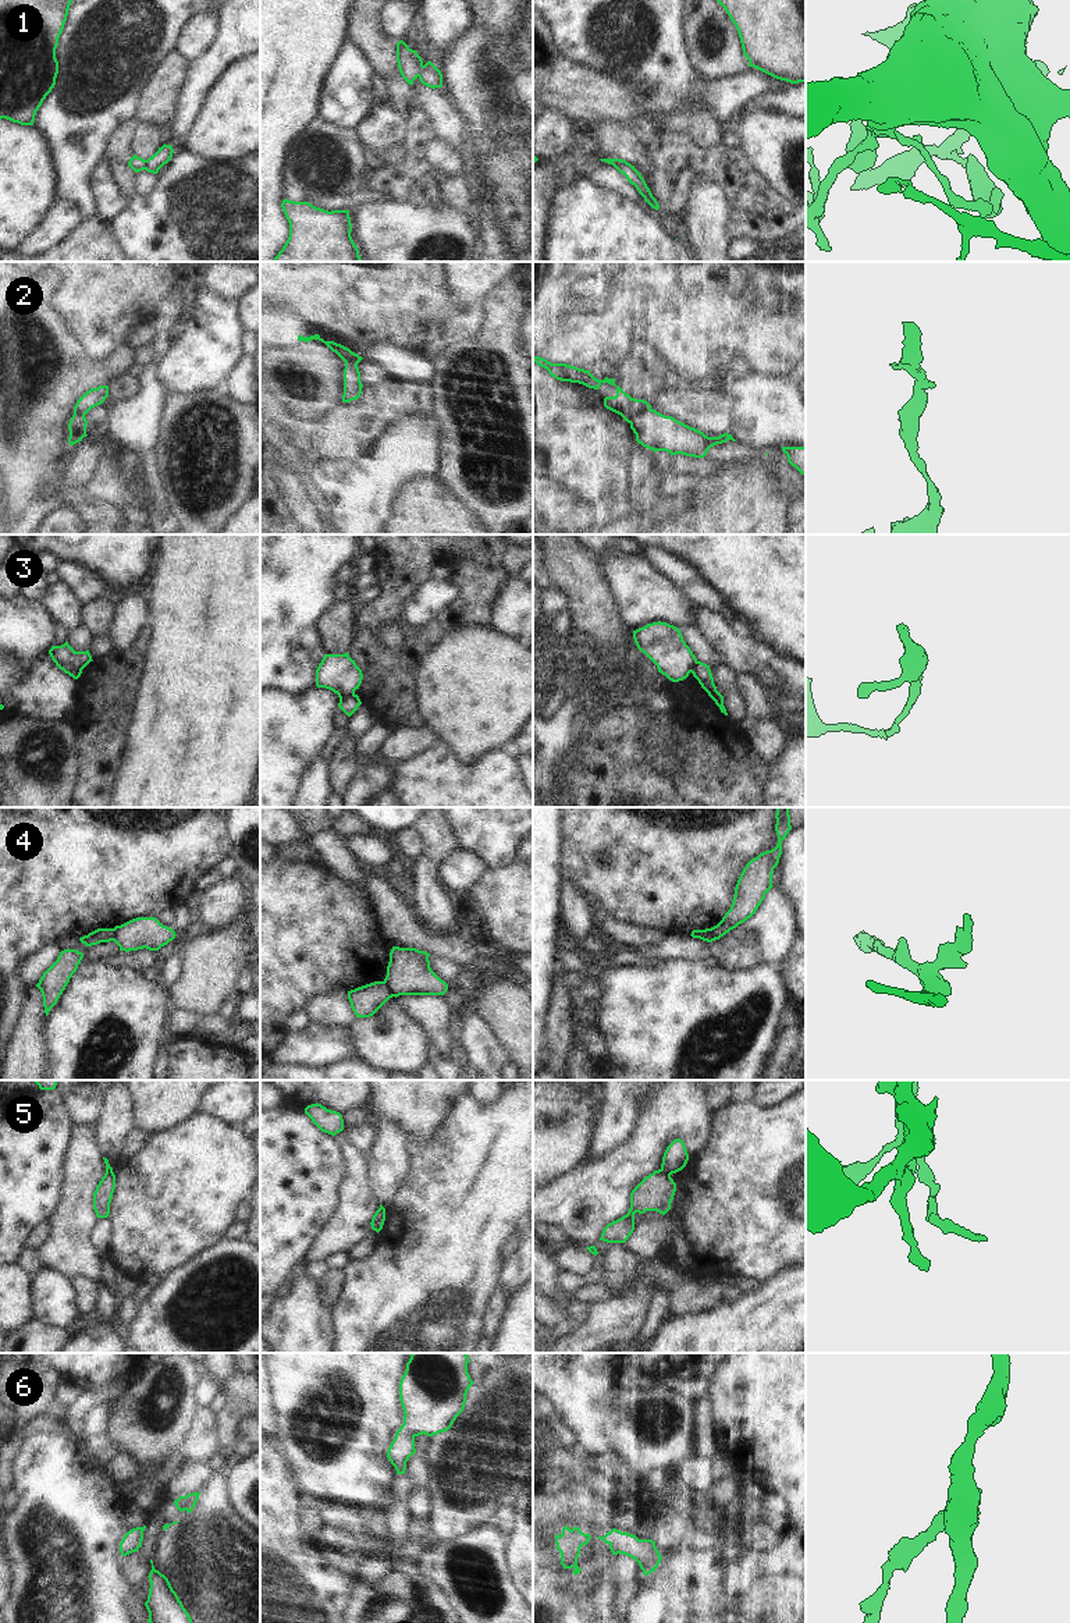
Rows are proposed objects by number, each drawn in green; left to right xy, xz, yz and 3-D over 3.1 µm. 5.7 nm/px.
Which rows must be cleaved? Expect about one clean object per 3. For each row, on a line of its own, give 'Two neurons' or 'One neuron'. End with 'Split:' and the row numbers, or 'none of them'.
1: Two neurons
2: Two neurons
3: Two neurons
4: Two neurons
5: Two neurons
6: One neuron
Split: 1, 2, 3, 4, 5

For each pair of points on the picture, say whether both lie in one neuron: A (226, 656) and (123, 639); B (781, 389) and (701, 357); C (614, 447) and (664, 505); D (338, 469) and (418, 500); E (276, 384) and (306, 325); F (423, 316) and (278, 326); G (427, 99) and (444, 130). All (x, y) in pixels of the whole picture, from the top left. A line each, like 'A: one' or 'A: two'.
A: two
B: two
C: two
D: two
E: two
F: one
G: one

